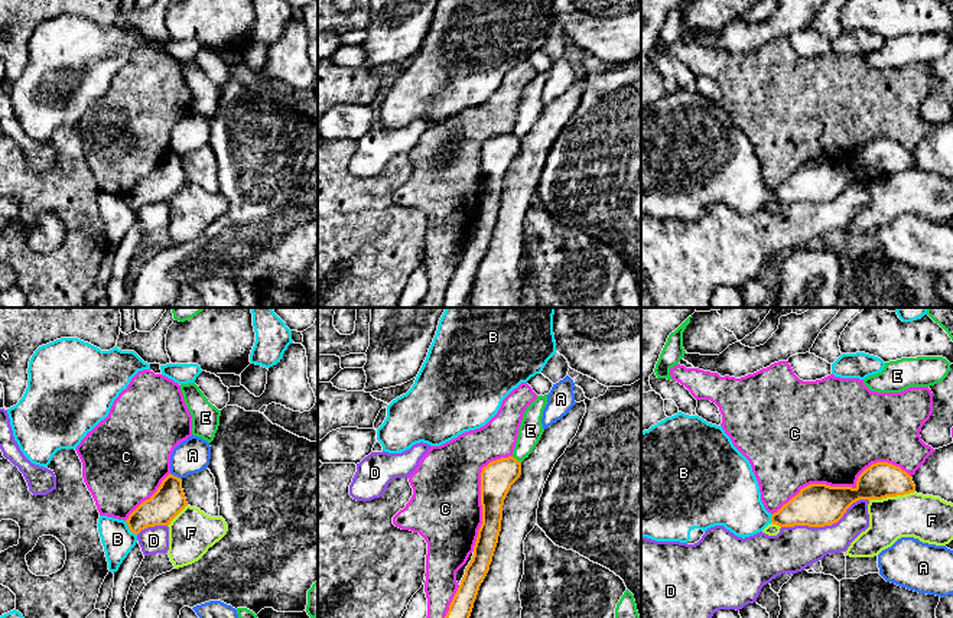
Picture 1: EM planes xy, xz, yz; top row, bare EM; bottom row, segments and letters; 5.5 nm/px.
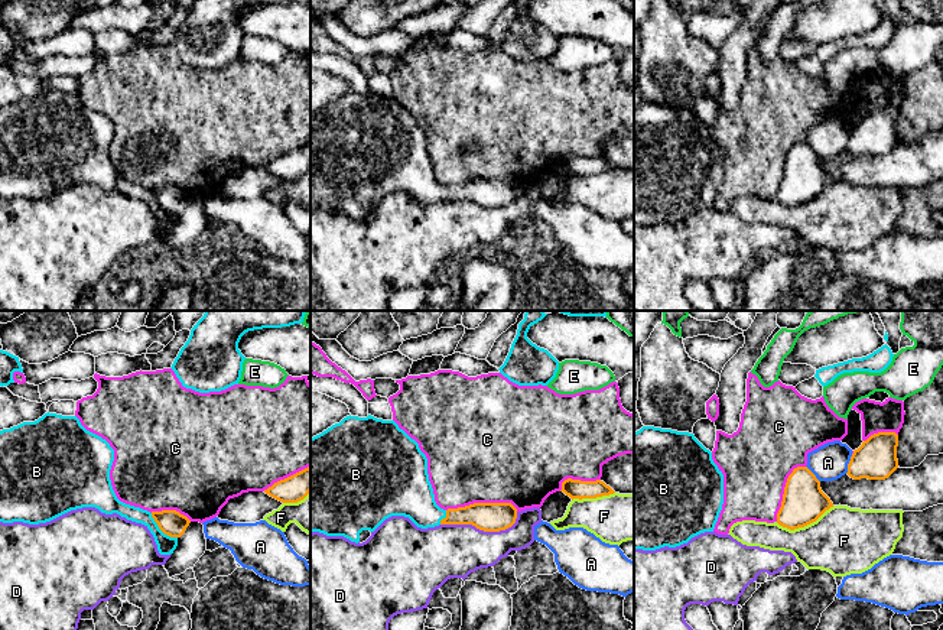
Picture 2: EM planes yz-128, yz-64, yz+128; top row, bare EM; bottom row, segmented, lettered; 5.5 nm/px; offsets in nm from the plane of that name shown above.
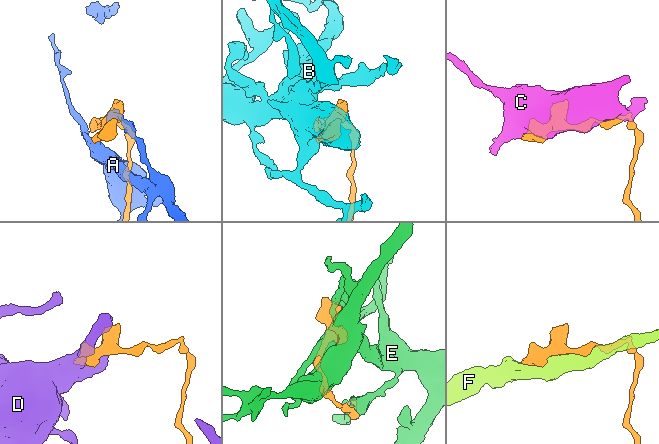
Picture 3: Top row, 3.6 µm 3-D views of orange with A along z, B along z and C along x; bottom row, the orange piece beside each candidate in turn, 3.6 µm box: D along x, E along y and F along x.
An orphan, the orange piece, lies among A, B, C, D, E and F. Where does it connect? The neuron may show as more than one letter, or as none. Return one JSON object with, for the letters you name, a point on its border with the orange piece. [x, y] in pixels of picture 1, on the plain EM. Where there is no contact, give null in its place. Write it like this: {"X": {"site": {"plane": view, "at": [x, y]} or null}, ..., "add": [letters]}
{"B": {"site": {"plane": "xy", "at": [129, 204]}}, "add": ["B"]}

